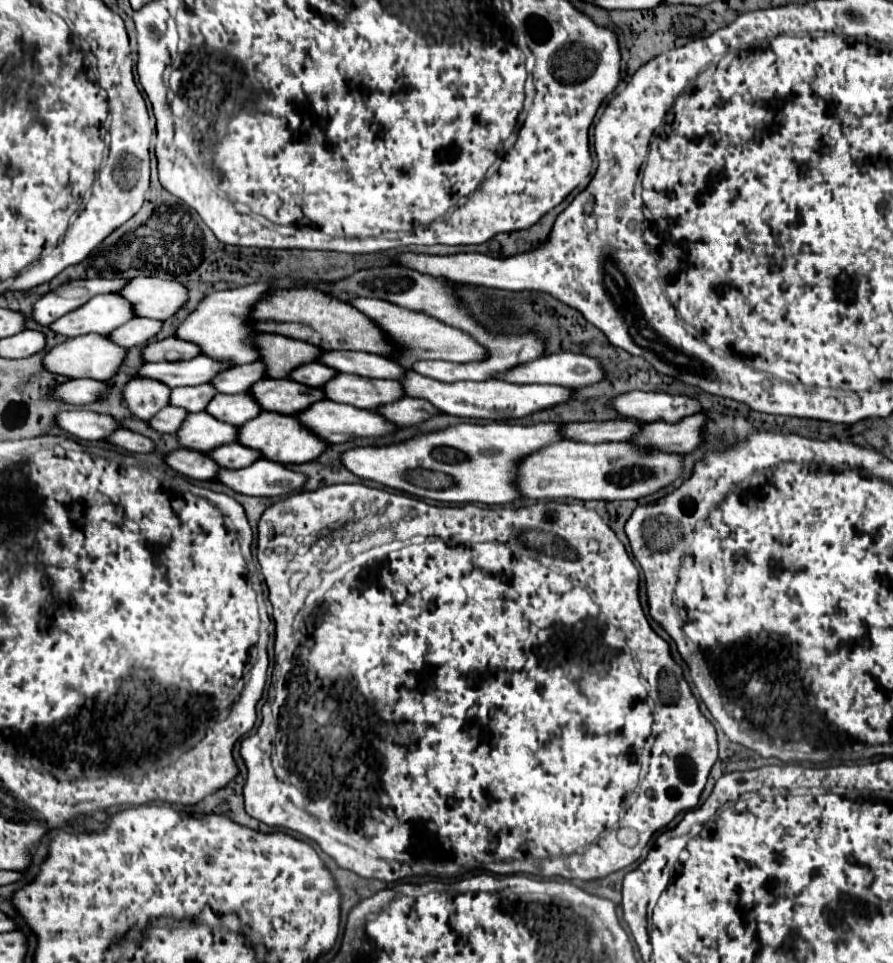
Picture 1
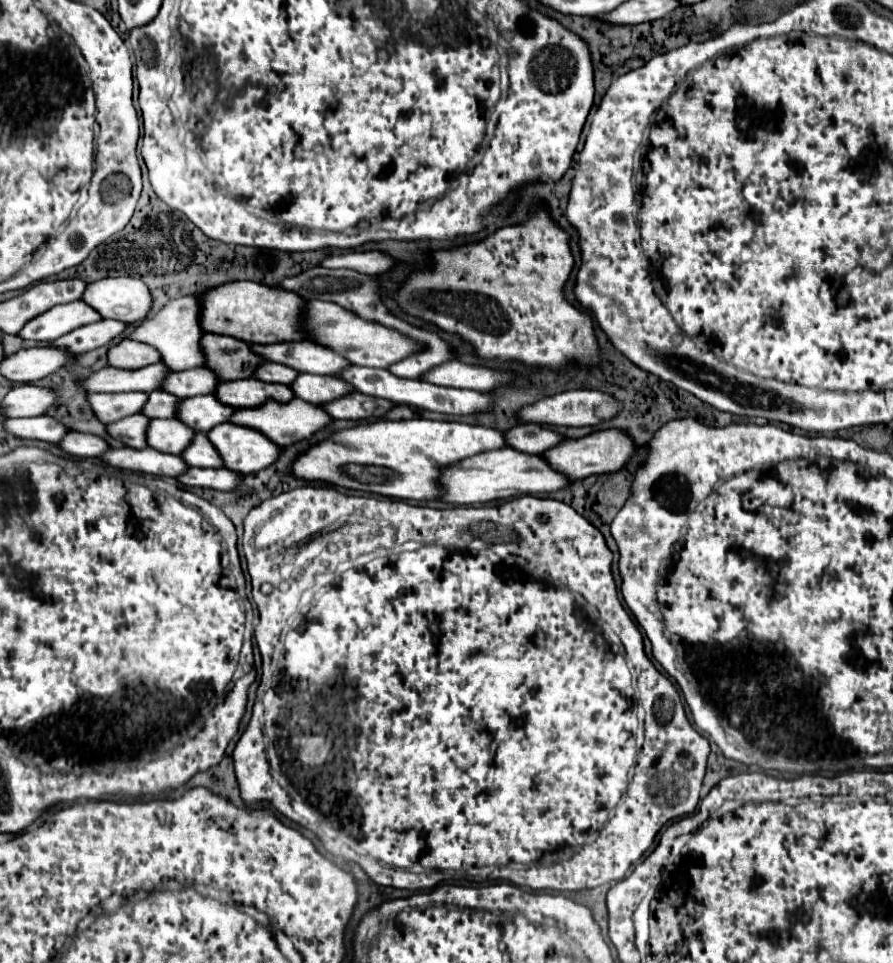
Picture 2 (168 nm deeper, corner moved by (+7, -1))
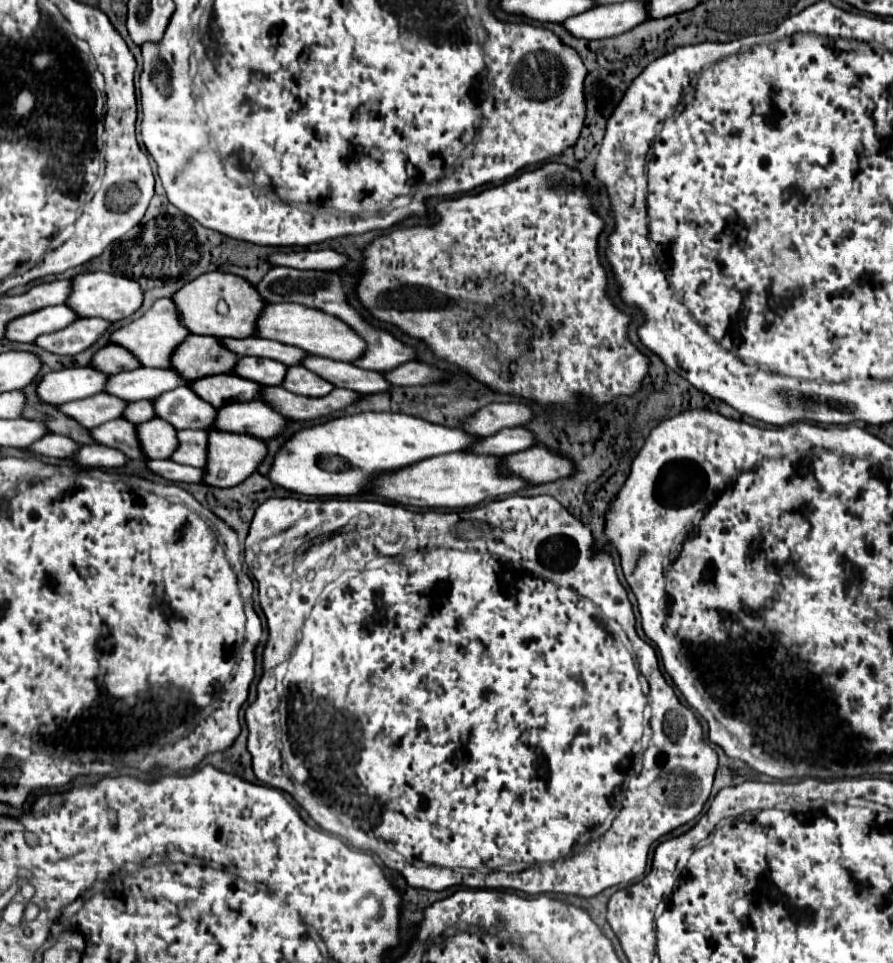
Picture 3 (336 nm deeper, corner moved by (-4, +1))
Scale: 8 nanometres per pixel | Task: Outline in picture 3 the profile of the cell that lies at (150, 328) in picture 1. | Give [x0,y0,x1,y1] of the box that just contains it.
[36,317,110,355]

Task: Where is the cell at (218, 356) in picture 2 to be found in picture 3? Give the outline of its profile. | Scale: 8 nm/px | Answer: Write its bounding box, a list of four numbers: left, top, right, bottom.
[172,335,240,381]

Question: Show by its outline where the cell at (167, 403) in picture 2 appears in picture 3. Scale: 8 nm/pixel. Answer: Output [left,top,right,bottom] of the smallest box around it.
[124,401,154,423]

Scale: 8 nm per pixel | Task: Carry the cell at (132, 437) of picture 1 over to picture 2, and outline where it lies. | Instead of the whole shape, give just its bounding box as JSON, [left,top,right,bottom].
[59,433,107,459]

